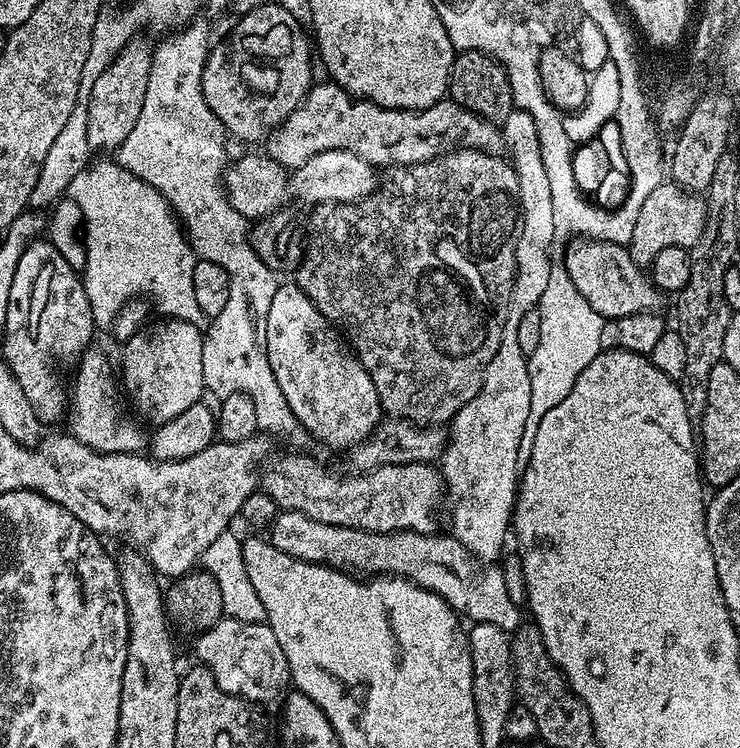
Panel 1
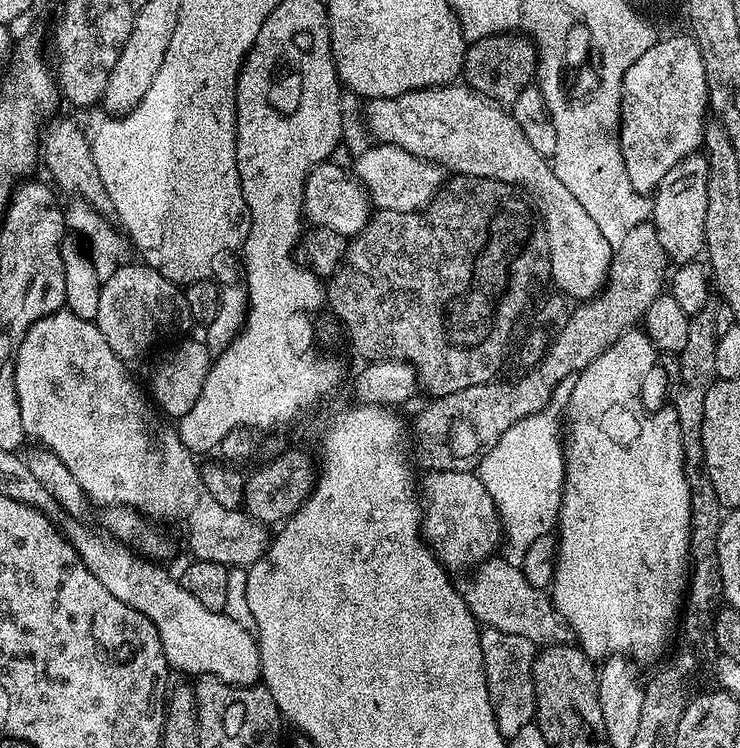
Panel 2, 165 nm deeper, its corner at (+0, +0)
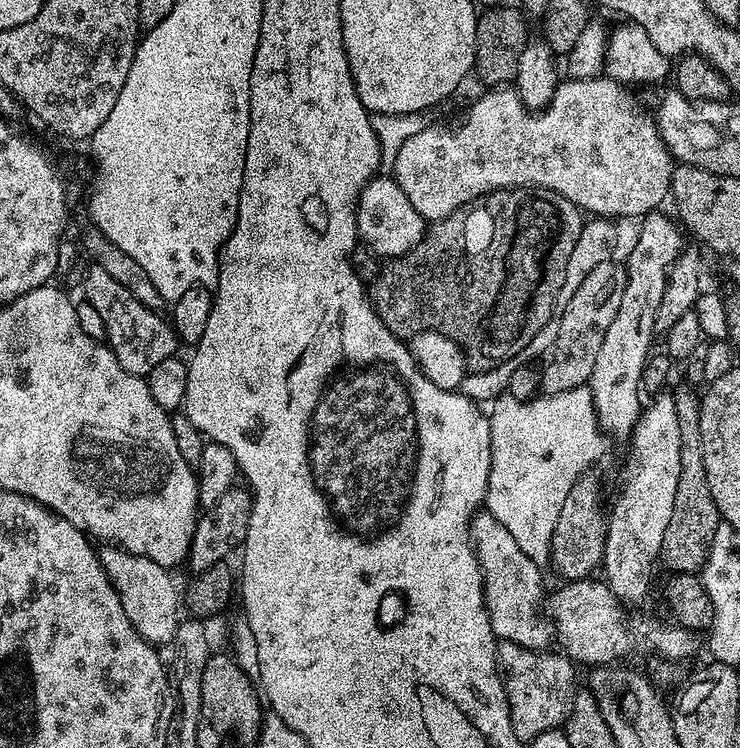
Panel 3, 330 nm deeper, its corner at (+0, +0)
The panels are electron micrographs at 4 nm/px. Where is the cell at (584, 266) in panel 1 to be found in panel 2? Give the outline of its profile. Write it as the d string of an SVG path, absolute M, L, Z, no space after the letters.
M460 82L439 88L420 88L416 92L391 96L385 100L369 99L367 104L368 131L379 143L398 146L418 158L429 160L431 164L439 164L449 173L506 182L527 193L542 221L542 236L544 232L548 239L548 264L552 267L552 280L561 288L559 291L565 297L573 296L576 302L590 300L607 284L614 248L599 232L598 226L578 199L574 198L574 194L566 190L561 179L555 176L549 157L538 154L538 150L530 146L530 138L526 138L522 126L518 126L511 111L492 103Z

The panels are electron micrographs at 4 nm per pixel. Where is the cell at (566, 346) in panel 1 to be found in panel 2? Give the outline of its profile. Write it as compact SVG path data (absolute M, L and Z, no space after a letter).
M553 398L539 412L522 418L486 455L478 465L482 486L494 498L494 506L500 515L503 539L516 553L510 556L519 566L524 552L543 536L557 527L560 519L560 503L564 493L564 437L562 435L562 404Z

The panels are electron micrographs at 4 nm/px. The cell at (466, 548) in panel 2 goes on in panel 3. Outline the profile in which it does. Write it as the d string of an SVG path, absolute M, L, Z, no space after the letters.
M486 510L477 511L472 517L468 534L476 561L480 563L484 579L484 605L497 641L509 640L535 652L551 649L556 640L556 630L551 619L542 611L546 591L544 580L540 577L541 565L530 562L530 558L522 554L518 542L514 542L512 535L506 531L506 526L502 526L502 522Z

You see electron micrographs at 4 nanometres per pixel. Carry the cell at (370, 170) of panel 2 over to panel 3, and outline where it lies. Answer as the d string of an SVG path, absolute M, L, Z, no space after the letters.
M601 74L593 76L591 80L574 80L571 78L557 83L554 98L548 107L539 111L527 108L522 102L522 98L512 86L496 86L485 96L480 96L472 104L472 109L461 118L457 124L452 124L449 128L438 128L431 126L422 130L421 133L410 137L404 141L401 149L398 150L397 157L390 167L390 175L395 180L397 186L410 198L410 203L418 214L423 216L425 221L435 222L444 220L450 214L454 214L460 208L464 208L478 197L484 196L487 192L497 192L500 188L531 188L533 190L543 190L545 192L556 192L562 198L566 198L570 203L588 214L595 214L600 218L615 218L614 216L636 216L643 218L649 212L657 211L661 207L660 203L666 200L672 186L672 170L674 161L668 152L668 147L664 145L664 139L656 129L656 121L651 115L636 109L636 100L631 96L629 89L618 80L613 80L607 75Z

